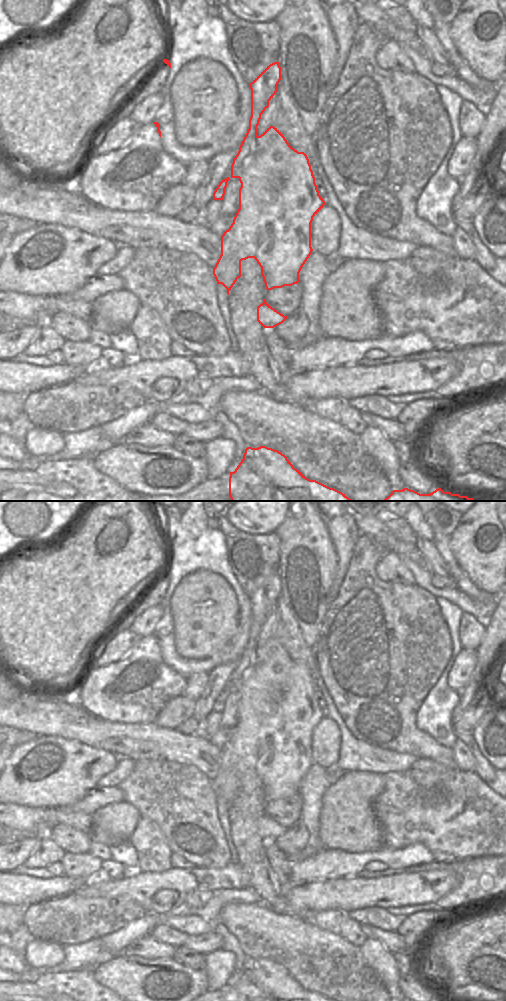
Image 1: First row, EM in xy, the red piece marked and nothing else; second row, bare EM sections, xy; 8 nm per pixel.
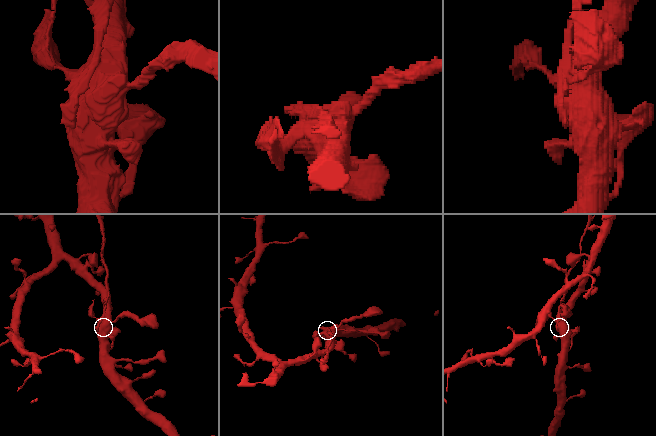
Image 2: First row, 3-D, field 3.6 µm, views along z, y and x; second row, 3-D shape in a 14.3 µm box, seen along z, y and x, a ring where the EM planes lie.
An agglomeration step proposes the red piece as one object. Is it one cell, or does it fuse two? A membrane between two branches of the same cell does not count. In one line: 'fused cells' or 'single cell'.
fused cells

